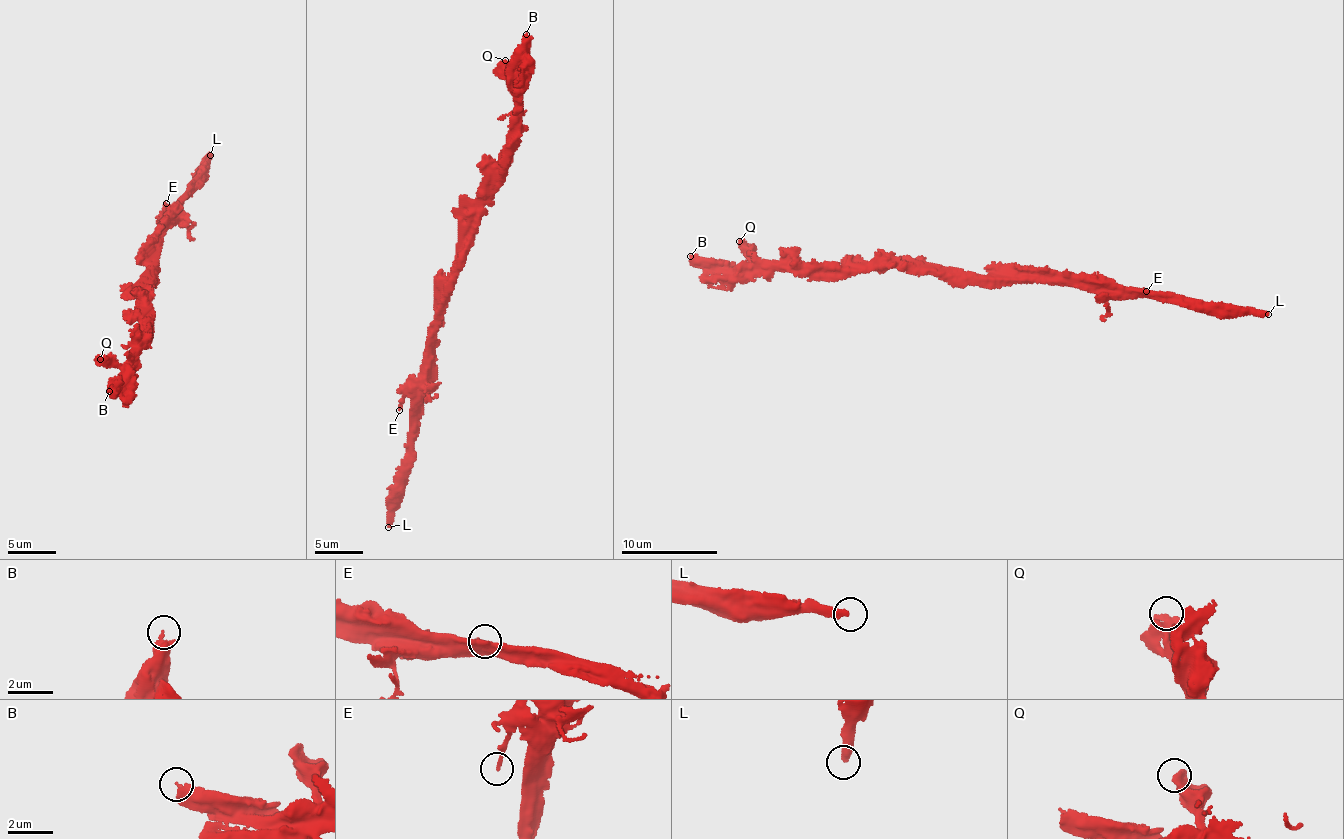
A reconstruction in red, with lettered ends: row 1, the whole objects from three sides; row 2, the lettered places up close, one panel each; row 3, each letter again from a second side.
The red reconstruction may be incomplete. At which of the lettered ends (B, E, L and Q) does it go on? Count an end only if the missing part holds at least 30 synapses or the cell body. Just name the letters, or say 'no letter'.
L

